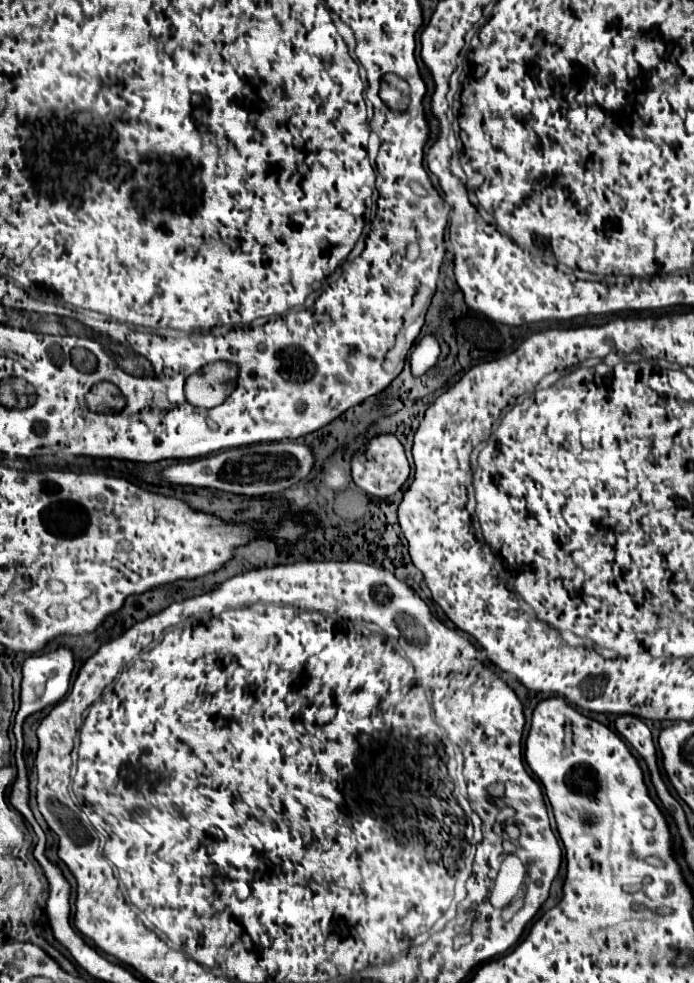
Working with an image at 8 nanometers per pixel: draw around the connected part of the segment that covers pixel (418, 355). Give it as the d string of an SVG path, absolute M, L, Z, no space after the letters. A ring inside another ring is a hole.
M426 335L412 351L410 355L410 365L412 365L412 375L420 377L424 375L428 369L434 367L436 359L440 355L440 345L436 341L434 335Z

